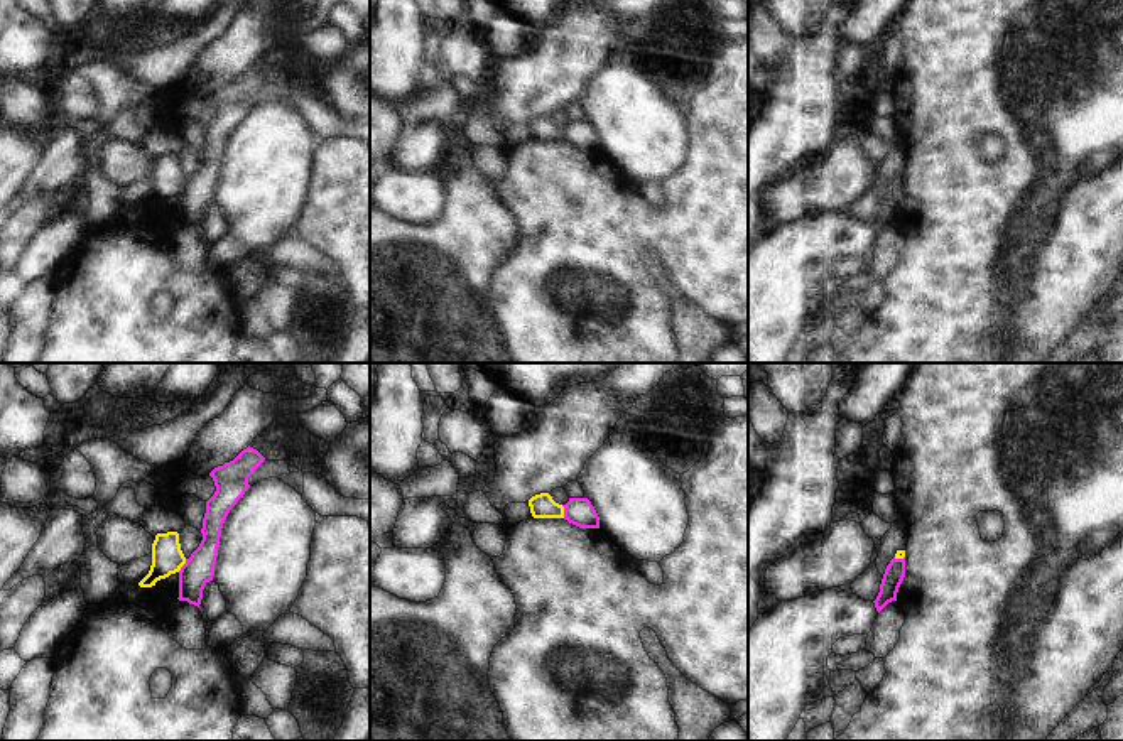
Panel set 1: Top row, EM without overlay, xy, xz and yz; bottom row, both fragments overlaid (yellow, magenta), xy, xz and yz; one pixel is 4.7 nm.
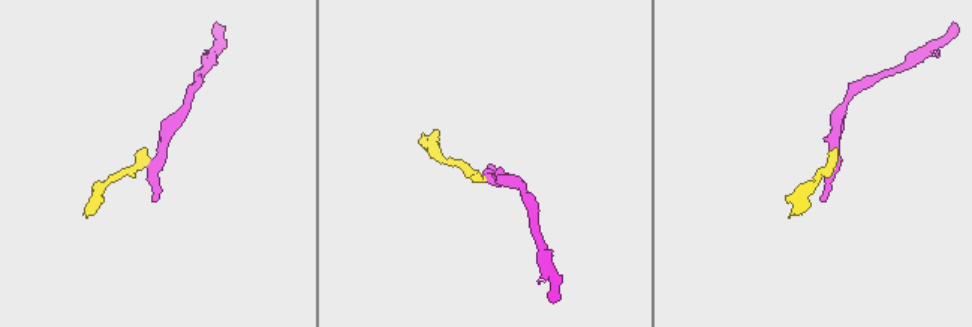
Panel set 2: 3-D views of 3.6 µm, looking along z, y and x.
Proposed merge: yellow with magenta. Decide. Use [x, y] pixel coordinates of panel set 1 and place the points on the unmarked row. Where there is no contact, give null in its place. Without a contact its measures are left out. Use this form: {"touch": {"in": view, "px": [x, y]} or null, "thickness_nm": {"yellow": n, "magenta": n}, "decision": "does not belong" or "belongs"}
{"touch": {"in": "xy", "px": [183, 186]}, "thickness_nm": {"yellow": 150, "magenta": 140}, "decision": "does not belong"}

